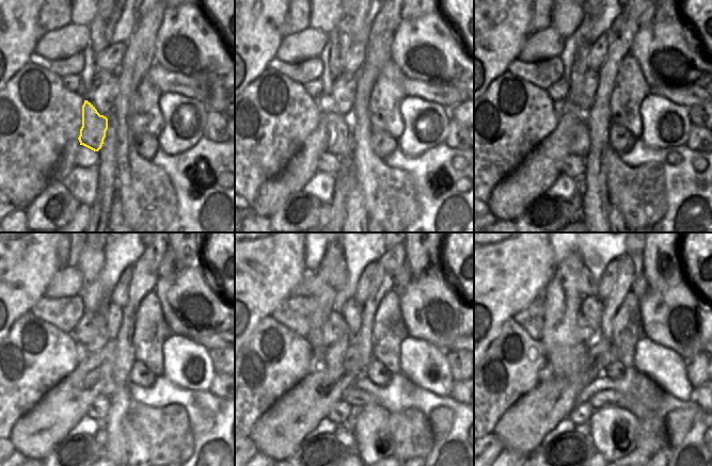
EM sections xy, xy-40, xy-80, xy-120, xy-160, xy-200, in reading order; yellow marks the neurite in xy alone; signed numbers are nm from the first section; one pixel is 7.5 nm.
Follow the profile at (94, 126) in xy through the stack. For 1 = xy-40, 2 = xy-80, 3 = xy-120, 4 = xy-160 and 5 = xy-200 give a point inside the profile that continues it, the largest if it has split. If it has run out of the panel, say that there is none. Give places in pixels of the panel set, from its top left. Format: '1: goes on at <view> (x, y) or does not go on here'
1: goes on at xy-40 (338, 127)
2: goes on at xy-80 (580, 146)
3: goes on at xy-120 (108, 386)
4: goes on at xy-160 (356, 398)
5: goes on at xy-200 (642, 399)

